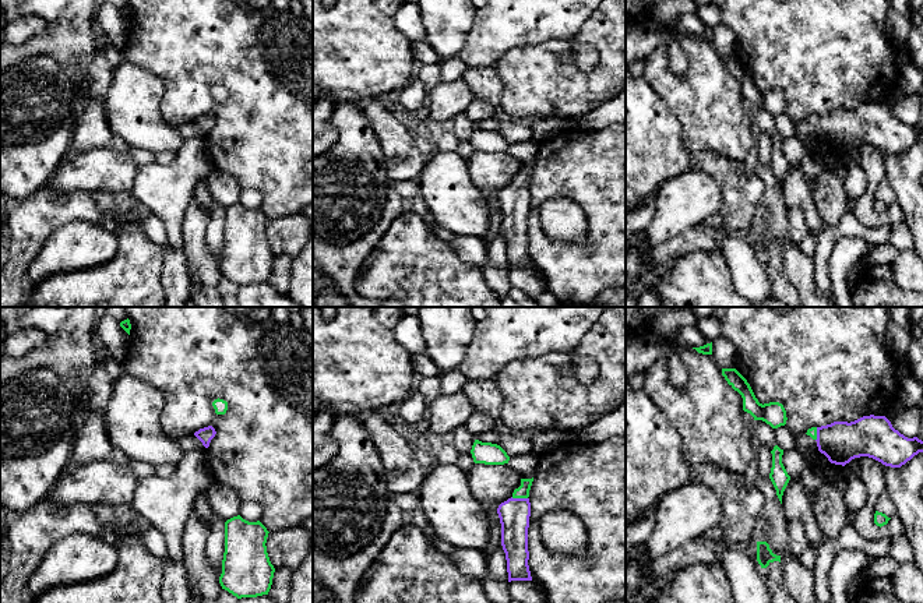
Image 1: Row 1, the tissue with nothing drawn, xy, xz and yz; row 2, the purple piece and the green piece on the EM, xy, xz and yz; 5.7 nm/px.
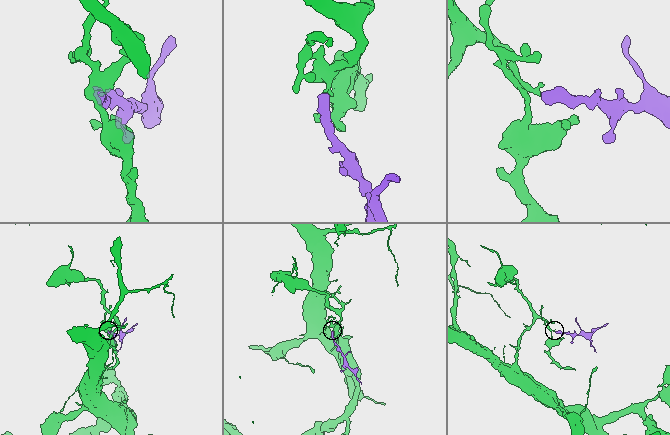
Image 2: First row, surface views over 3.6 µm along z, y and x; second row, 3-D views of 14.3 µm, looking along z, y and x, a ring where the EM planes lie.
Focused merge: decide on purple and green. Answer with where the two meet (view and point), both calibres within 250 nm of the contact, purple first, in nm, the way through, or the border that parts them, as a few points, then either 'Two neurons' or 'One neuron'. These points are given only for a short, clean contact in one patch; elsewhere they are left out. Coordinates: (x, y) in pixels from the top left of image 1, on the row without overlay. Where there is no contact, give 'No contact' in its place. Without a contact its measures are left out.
Touches purple at xz (520, 186). Thickness 180 nm (purple) against 80 nm. One neuron

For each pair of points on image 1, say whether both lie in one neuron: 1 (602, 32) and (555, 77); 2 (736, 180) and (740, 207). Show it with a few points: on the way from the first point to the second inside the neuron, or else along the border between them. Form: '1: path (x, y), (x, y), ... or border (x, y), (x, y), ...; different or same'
1: path (587, 34), (571, 43), (556, 62); same
2: path (740, 187), (740, 200); same

